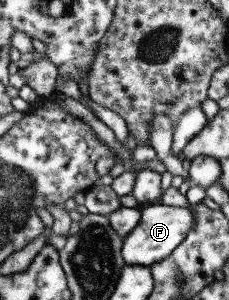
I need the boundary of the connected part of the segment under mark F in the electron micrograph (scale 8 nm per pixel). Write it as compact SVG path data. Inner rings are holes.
M150 204L139 211L140 219L126 236L122 237L120 255L122 264L150 267L164 259L186 237L194 225L194 213L186 207Z

